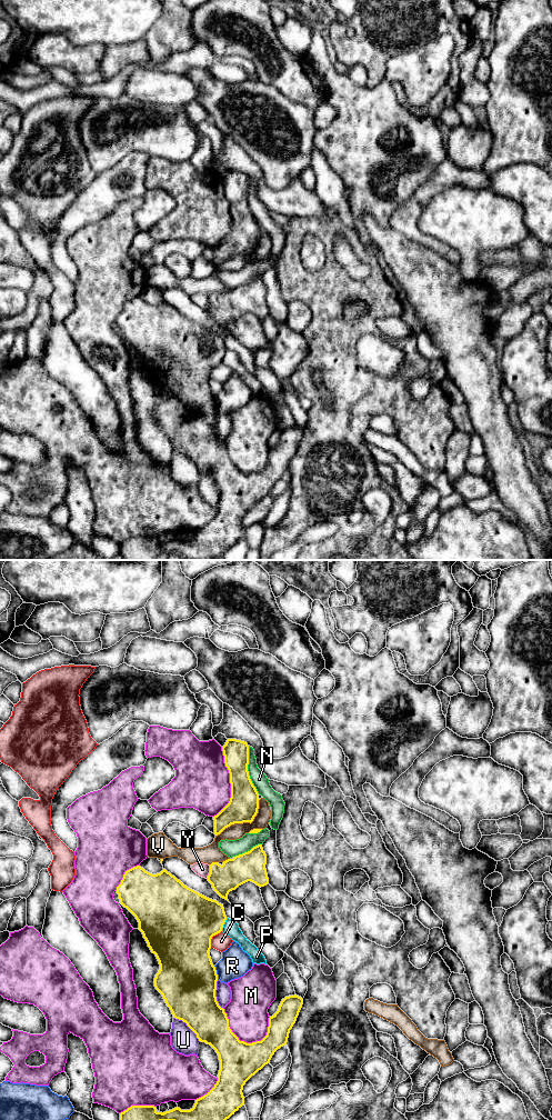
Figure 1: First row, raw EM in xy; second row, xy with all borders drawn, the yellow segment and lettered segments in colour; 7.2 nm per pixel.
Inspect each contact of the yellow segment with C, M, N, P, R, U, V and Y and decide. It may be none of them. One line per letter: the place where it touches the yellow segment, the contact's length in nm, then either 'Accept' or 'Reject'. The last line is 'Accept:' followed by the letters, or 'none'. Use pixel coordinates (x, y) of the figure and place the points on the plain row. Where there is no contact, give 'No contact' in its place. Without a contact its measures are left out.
C: Touches yellow at xy (211, 369). Shared border 150 nm. Reject
M: Touches yellow at xy (238, 469). Shared border 380 nm. Reject
N: Touches yellow at xy (247, 201). Shared border 360 nm. Reject
P: Touches yellow at xy (223, 354). Shared border 100 nm. Reject
R: Touches yellow at xy (216, 403). Shared border 110 nm. Reject
U: Touches yellow at xy (188, 457). Shared border 260 nm. Reject
V: Touches yellow at xy (244, 252). Shared border 420 nm. Reject
Y: Touches yellow at xy (210, 302). Shared border 110 nm. Reject
Accept: none

